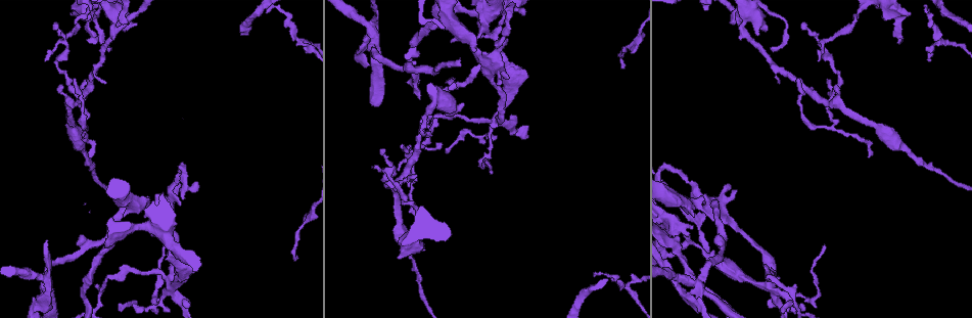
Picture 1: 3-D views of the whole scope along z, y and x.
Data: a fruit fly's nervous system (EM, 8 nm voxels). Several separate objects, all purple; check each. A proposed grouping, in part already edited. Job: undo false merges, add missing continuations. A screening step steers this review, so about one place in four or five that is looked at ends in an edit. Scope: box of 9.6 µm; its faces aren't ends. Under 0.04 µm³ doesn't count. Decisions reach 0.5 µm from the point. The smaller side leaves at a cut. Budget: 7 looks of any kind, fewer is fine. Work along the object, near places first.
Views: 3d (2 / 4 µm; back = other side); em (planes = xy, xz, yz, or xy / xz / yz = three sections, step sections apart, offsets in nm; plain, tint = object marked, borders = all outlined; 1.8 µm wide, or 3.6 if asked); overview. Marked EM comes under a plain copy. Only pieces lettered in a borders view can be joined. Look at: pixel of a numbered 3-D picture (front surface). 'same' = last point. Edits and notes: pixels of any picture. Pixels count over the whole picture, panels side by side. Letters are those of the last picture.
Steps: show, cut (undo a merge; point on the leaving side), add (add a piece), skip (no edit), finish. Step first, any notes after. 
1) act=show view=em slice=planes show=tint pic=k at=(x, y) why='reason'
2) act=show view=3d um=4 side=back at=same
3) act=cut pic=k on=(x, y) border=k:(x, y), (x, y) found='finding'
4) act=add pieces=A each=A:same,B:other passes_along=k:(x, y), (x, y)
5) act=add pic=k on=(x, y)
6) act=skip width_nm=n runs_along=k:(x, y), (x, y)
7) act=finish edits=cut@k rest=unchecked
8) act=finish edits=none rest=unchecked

act=show view=3d um=4 pic=1 at=(767, 285) why='sharp bend'

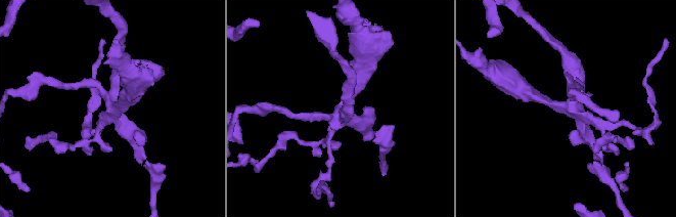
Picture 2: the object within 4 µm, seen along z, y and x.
act=show view=em slice=xz step=16 show=borders pic=2 at=(570, 109) why='now the EM'

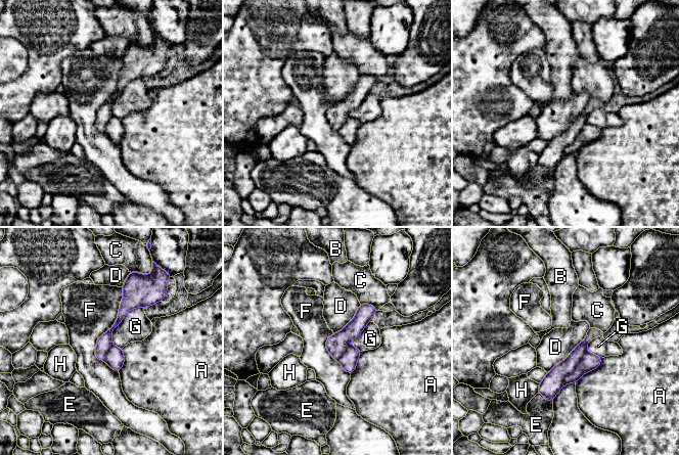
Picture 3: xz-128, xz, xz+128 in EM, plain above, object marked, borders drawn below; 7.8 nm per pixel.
act=cut pic=3 on=(554, 380) each=A:other,B:other,C:other,D:other,E:other,F:other,G:other,H:other part_leaving=3:(127, 285), (128, 304), (100, 356) found='two neurons meet here'

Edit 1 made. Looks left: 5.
act=show view=3d um=4 pic=1 at=(109, 39)

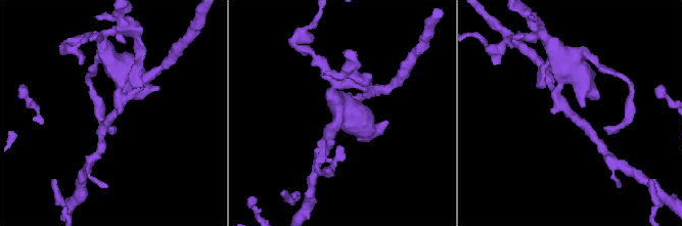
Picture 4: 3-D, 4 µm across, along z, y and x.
act=show view=em slice=planes show=borders pic=4 at=(116, 110)

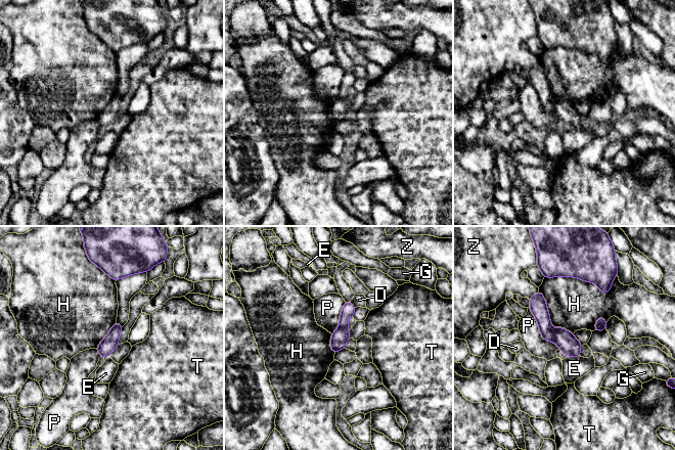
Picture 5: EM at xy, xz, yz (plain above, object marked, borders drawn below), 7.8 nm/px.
act=cut pic=5 on=(539, 309) each=D:other,E:other,G:other,H:other,P:other,T:other,Z:other part_leaving=5:(539, 295), (539, 310), (551, 339) found='two neurons meet here'

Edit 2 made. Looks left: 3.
act=show view=overview

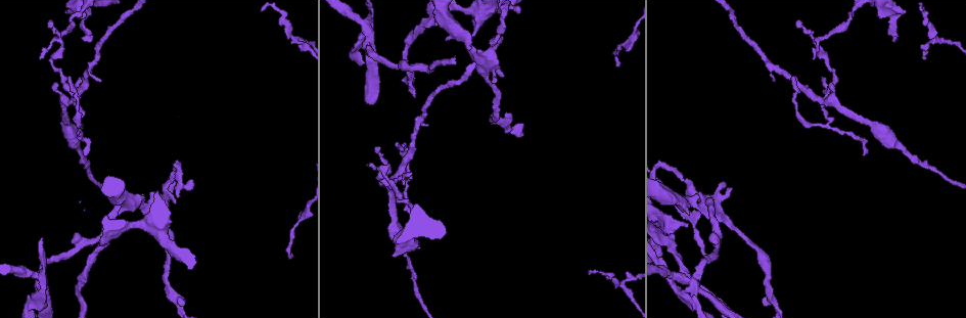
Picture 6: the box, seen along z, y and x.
act=show view=em slice=planes show=borders pic=6 at=(484, 60) why='arms part here'

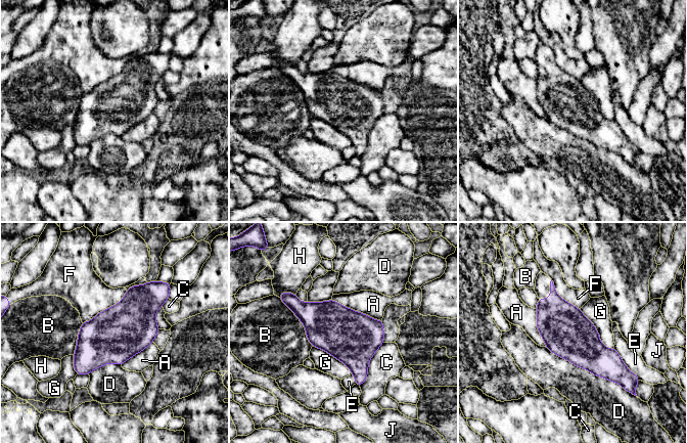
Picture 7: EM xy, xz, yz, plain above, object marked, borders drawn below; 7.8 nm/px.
act=skip each=A:other,B:other,C:other,D:other,E:other,F:other,G:other,H:other,J:other border=7:(580, 310), (612, 349) found='one neuron here'

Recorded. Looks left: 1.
act=finish edits=cut@3,cut@5 rest=unchecked

